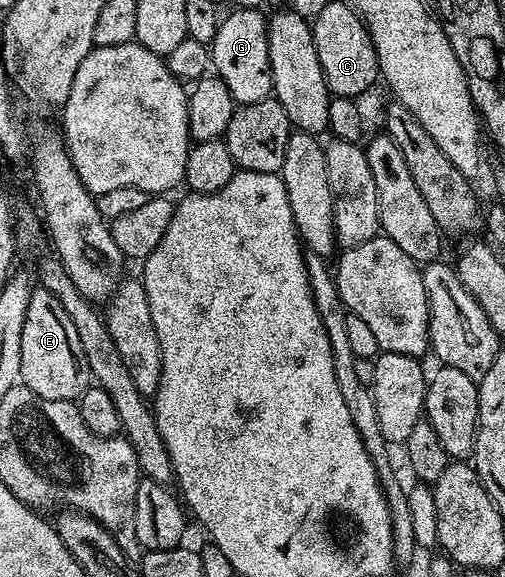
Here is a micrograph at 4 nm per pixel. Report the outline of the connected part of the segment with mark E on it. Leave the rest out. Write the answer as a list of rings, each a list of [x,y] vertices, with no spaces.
[[[35,289],[28,301],[24,334],[20,337],[20,373],[25,387],[48,401],[77,401],[92,383],[76,326],[60,301],[43,289]]]

